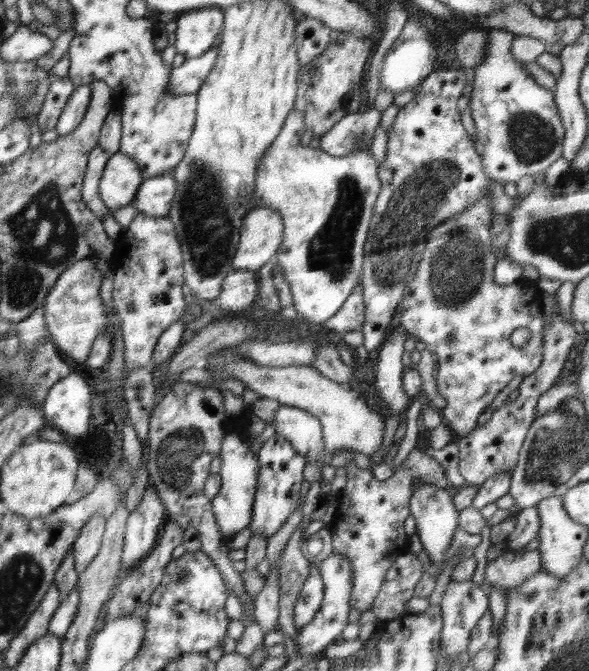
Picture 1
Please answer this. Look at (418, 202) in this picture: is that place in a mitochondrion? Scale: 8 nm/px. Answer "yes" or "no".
yes

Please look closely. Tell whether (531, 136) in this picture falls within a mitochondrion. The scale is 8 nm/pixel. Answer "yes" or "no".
yes

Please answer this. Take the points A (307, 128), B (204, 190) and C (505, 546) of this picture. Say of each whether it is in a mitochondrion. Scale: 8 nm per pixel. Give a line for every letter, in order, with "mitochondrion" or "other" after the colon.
A: other
B: mitochondrion
C: other

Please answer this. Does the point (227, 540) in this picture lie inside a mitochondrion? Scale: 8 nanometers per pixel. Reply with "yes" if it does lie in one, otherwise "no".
no

